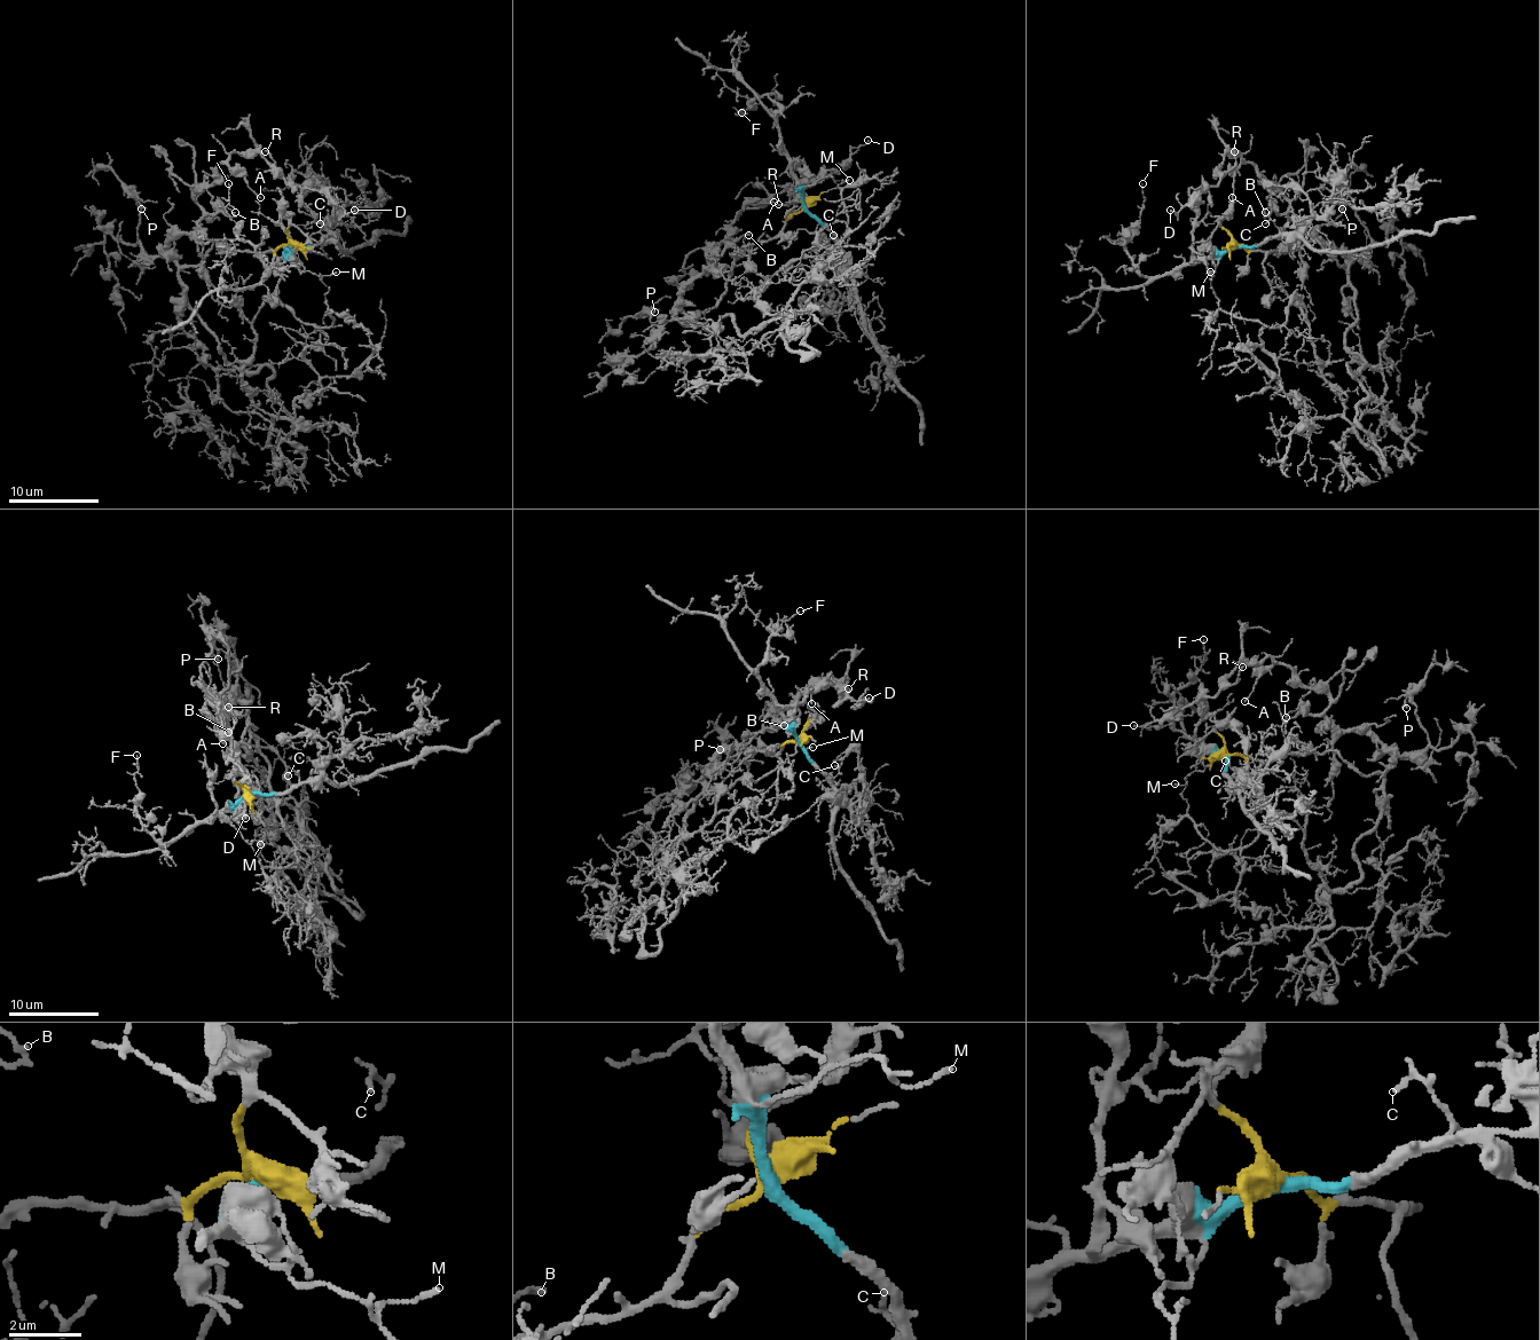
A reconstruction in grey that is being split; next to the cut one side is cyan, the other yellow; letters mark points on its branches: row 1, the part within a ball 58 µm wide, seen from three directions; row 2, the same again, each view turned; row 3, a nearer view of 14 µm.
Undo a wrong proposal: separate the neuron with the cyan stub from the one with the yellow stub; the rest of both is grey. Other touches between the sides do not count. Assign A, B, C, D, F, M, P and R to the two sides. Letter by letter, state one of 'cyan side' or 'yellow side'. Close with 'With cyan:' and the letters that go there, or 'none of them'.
A: yellow side
B: yellow side
C: cyan side
D: yellow side
F: cyan side
M: cyan side
P: yellow side
R: yellow side
With cyan: C, F, M

